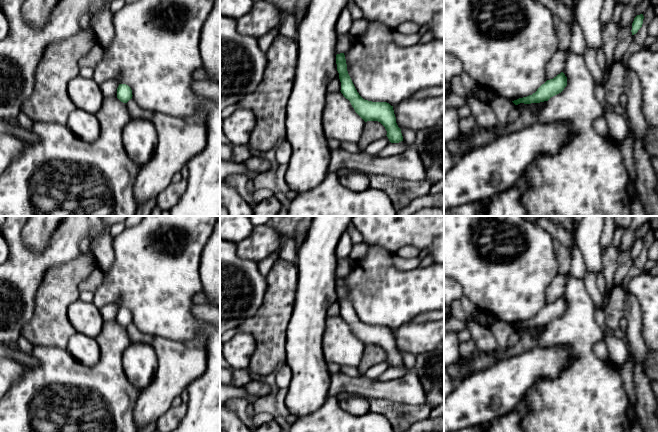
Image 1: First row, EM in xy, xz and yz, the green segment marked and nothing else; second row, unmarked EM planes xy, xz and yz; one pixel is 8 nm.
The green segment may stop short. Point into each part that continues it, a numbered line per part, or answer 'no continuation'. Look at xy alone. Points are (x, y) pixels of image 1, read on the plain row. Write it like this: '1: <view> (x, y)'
no continuation

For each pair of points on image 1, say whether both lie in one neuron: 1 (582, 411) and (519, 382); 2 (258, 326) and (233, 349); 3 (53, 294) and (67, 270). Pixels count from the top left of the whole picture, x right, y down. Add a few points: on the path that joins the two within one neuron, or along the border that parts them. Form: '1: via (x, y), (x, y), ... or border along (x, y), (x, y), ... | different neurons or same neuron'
1: border along (552, 378), (540, 378), (525, 393), (521, 403) | different neurons
2: border along (238, 330), (252, 335), (252, 356) | different neurons
3: via (59, 288), (67, 276) | same neuron

